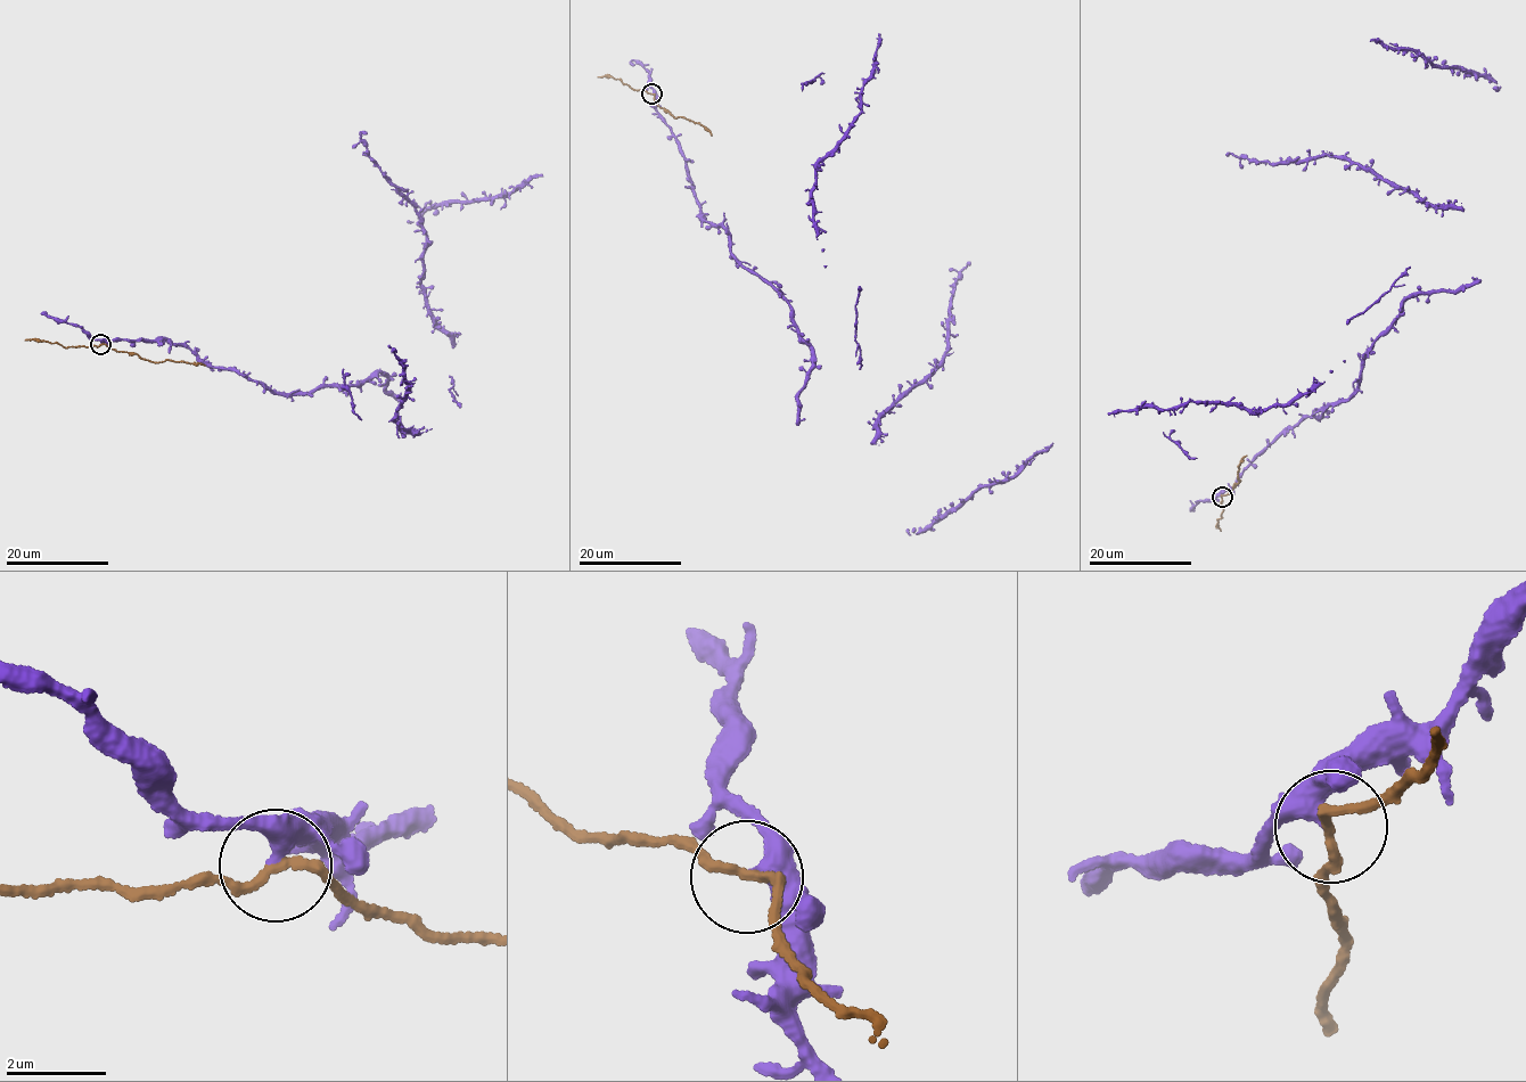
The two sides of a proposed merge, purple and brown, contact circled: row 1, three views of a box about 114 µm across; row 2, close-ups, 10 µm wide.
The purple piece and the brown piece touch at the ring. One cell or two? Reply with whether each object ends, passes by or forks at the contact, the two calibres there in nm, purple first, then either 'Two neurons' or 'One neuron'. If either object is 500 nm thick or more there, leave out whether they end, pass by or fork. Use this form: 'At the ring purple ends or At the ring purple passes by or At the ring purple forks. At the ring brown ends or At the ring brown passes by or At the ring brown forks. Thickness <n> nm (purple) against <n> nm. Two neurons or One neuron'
At the ring purple passes by. At the ring brown passes by. Thickness 360 nm (purple) against 180 nm. Two neurons

